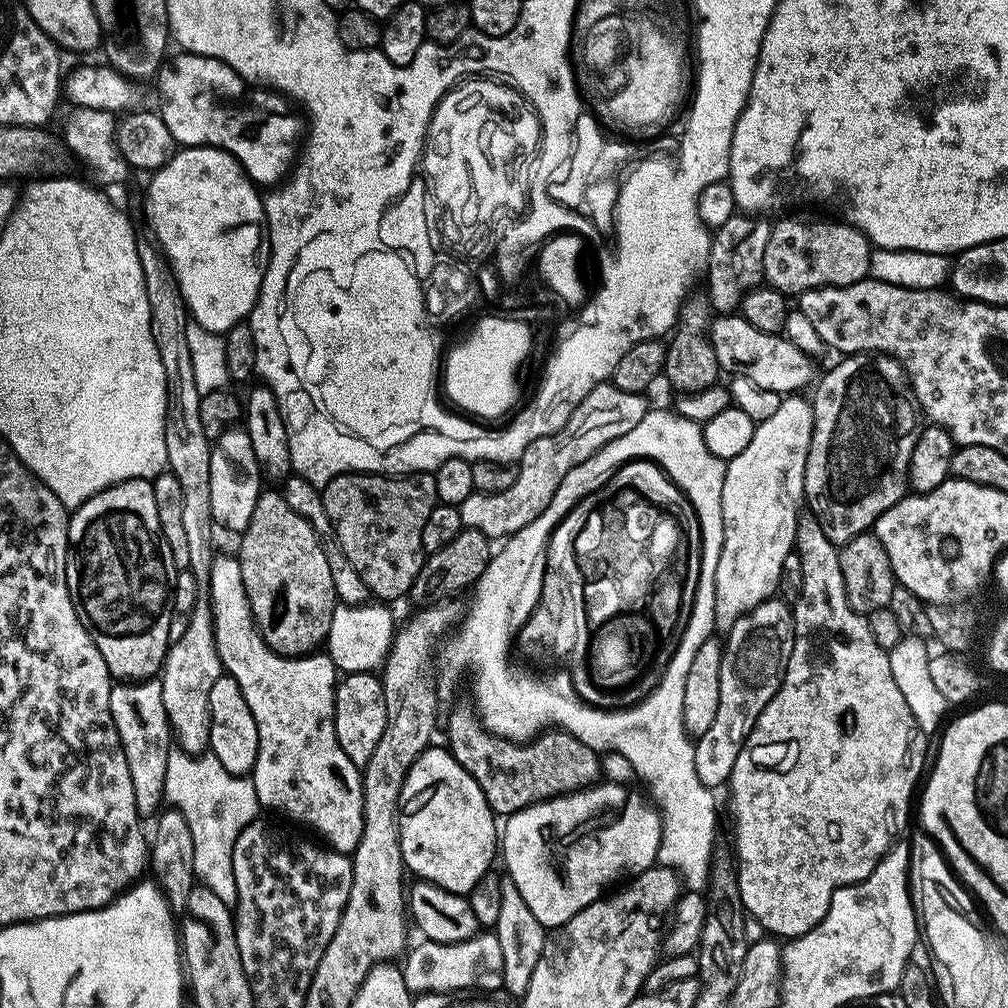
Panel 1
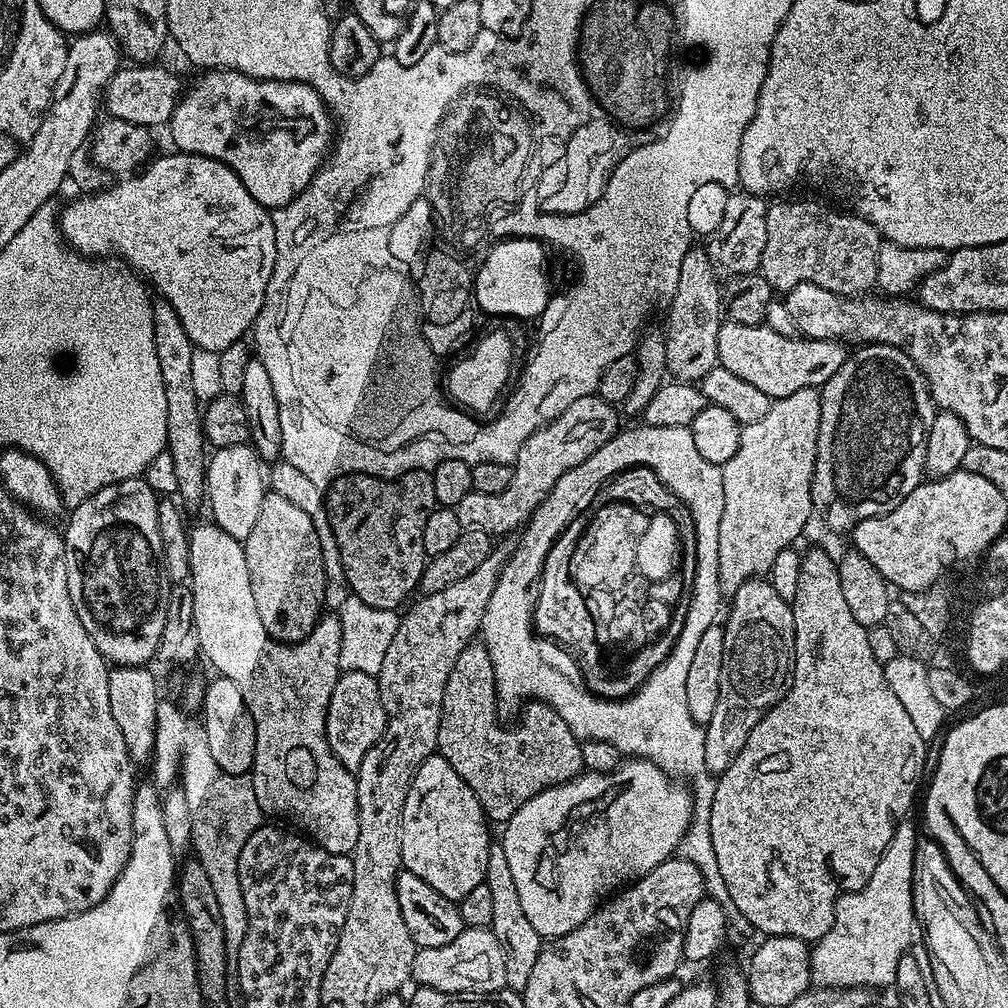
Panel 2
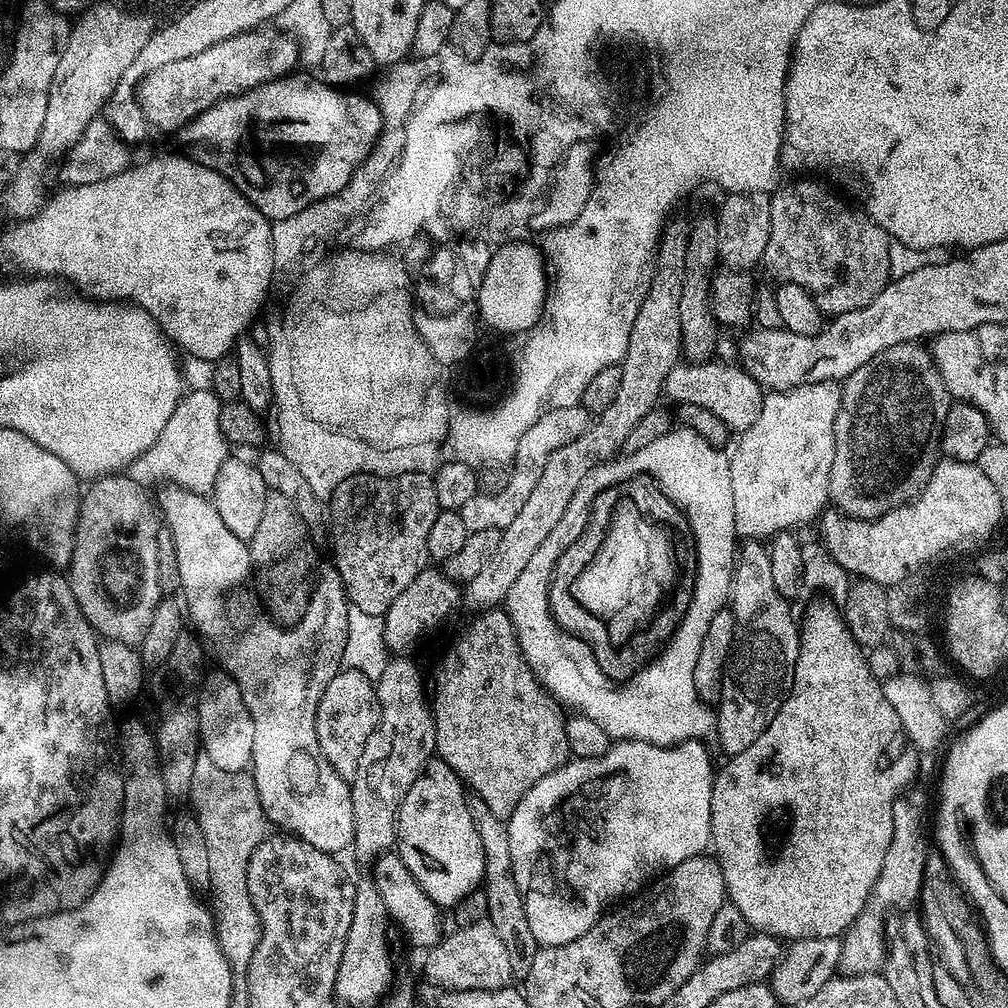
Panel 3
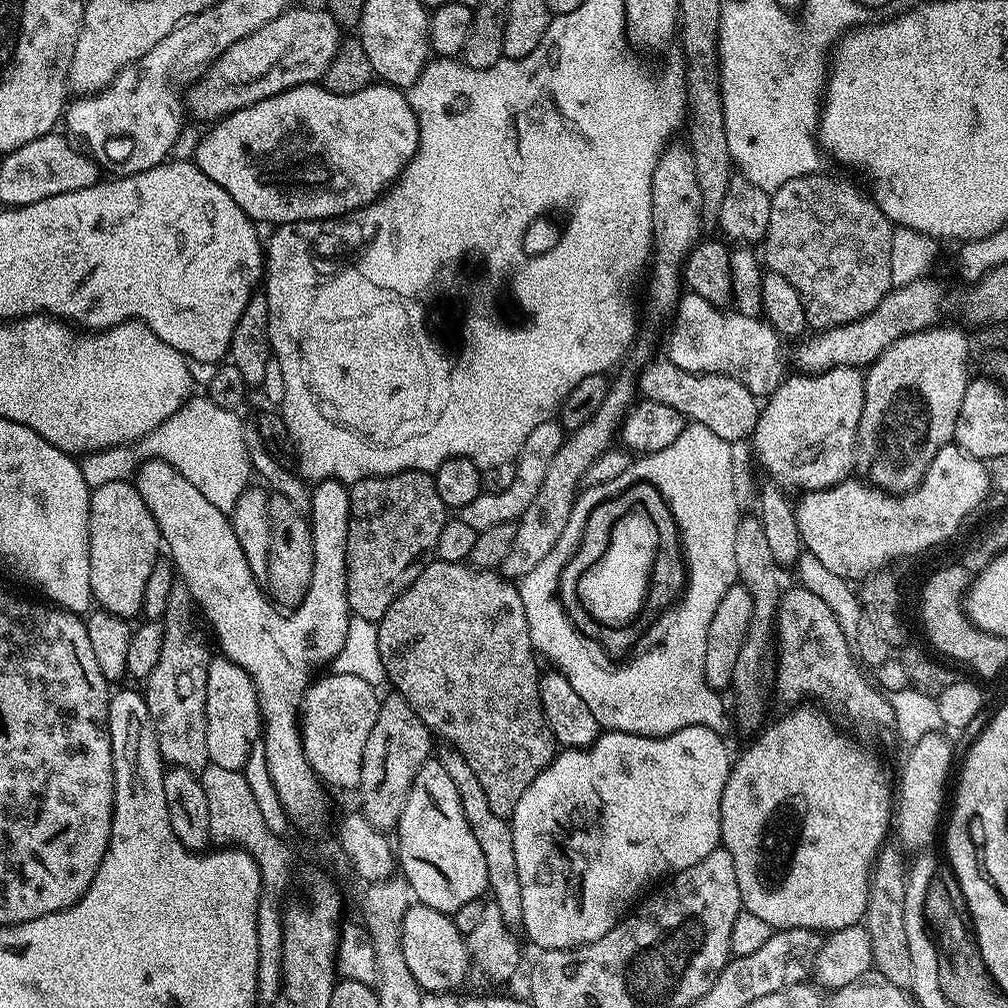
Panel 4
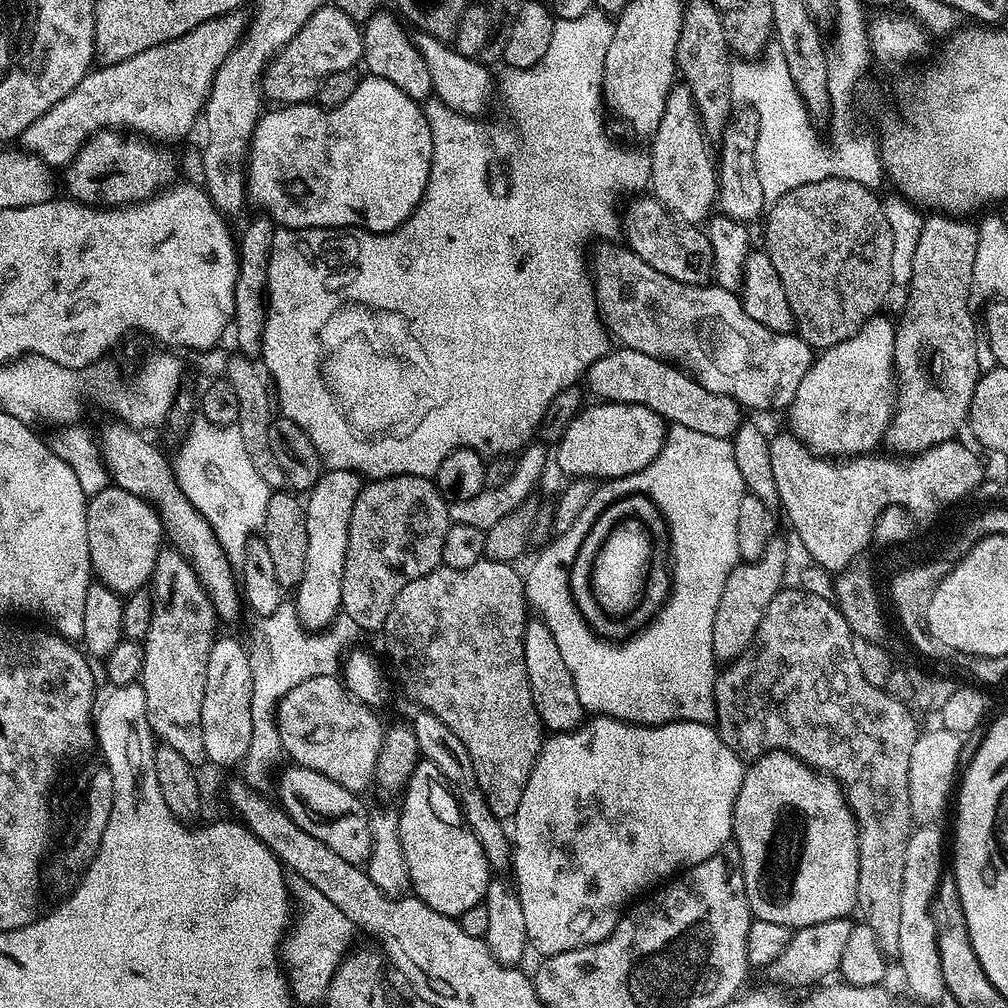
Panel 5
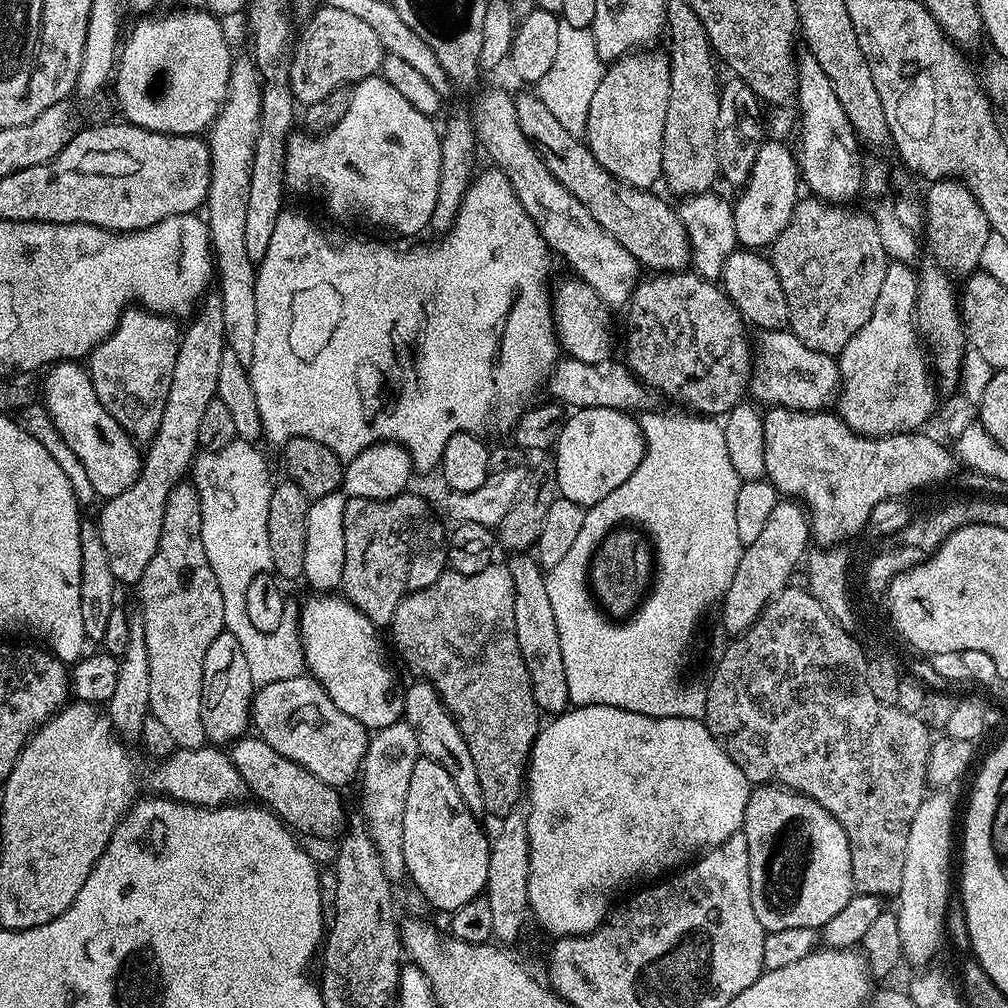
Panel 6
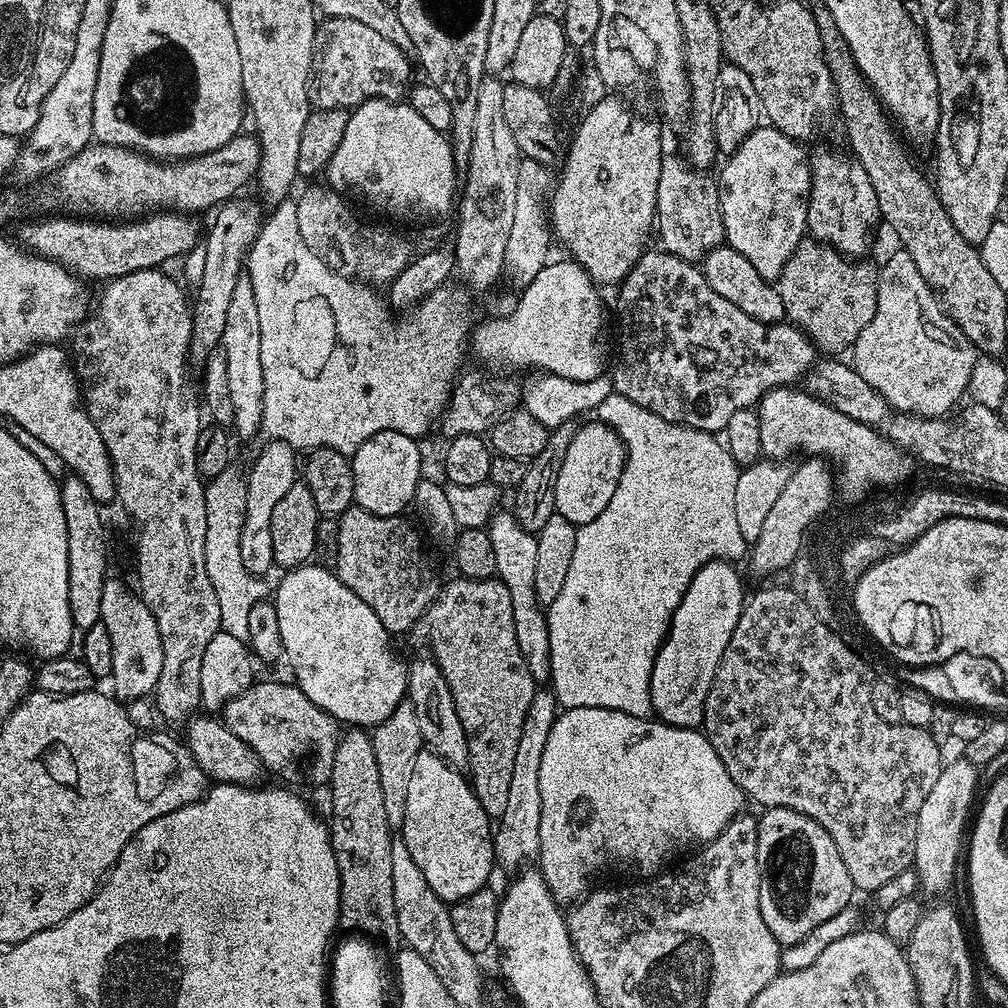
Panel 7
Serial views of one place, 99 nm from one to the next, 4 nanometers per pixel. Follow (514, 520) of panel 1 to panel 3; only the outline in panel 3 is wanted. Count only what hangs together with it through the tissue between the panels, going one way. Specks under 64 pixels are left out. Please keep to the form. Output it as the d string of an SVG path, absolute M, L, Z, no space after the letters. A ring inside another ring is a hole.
M583 406L549 408L544 412L542 418L538 418L538 422L534 422L534 426L530 426L530 430L526 430L526 434L522 434L518 442L516 459L510 464L511 476L506 490L493 496L477 494L474 498L470 498L470 502L466 502L466 506L460 508L460 517L462 522L466 522L468 531L477 532L495 528L502 530L510 526L510 522L518 518L518 510L522 510L526 498L530 498L530 493L534 491L534 486L538 486L542 478L542 470L546 470L546 462L550 462L550 454L562 450L562 446L566 446L567 443L574 442L585 432L589 423L590 413Z

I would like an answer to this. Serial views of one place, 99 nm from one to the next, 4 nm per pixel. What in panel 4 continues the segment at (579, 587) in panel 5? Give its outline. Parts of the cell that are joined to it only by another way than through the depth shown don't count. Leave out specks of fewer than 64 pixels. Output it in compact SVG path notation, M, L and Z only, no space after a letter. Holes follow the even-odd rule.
M635 484L630 486L624 492L620 493L609 503L599 504L596 509L590 514L590 518L586 522L586 530L584 531L583 538L580 539L578 550L570 558L570 562L564 568L564 573L560 579L560 601L564 604L564 609L567 610L569 618L574 621L576 629L582 634L586 634L592 640L597 640L598 643L604 648L605 652L615 654L615 652L628 652L631 653L637 647L636 637L638 636L637 629L630 629L629 631L608 631L604 628L596 628L596 624L592 620L588 620L588 616L584 616L584 612L576 612L575 602L575 584L577 576L588 564L592 562L595 556L600 555L601 549L604 548L604 536L607 533L607 523L610 522L611 513L624 512L625 508L633 505L637 499L641 499L641 503L645 508L649 508L652 517L658 522L660 527L660 538L662 543L662 558L659 559L659 565L654 566L654 586L651 589L651 598L647 602L646 620L651 622L656 619L666 608L665 602L660 600L668 600L666 602L675 602L680 599L684 585L686 583L686 565L684 563L684 553L680 543L680 532L676 529L676 523L672 517L672 511L668 509L668 504L662 498L662 494L656 489L653 484Z

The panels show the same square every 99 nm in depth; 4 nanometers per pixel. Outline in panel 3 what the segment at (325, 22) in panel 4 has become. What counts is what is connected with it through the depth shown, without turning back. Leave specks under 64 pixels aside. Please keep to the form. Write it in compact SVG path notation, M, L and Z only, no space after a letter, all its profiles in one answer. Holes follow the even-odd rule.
M251 30L248 32L242 32L238 36L231 36L230 38L223 40L222 43L214 45L210 50L202 50L202 54L194 54L194 58L182 58L178 62L168 62L158 68L152 68L151 71L149 71L149 76L144 80L144 85L142 85L140 88L140 96L138 95L139 106L144 111L144 118L148 121L149 125L156 127L157 124L157 126L160 127L164 132L172 132L175 130L175 128L176 131L183 129L184 125L191 122L195 116L202 114L210 106L214 106L219 102L219 100L223 100L224 97L238 96L242 92L248 92L252 88L257 88L263 84L268 84L271 82L271 80L279 80L289 75L289 73L295 69L292 67L294 67L296 64L296 47L298 48L297 41L288 34L279 34L280 36L275 36L275 34L272 32L266 34L260 31L264 30Z

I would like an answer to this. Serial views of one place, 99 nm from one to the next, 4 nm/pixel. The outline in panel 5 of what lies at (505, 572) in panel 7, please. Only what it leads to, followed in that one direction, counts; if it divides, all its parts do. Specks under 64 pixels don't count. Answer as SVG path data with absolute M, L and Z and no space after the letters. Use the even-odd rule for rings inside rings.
M539 618L529 619L524 631L524 657L526 658L526 678L530 682L530 694L534 694L534 710L538 710L538 718L544 723L549 733L572 732L585 723L586 713L582 701L578 699L578 690L574 687L574 674L566 667L566 661L562 659L562 653L554 642L554 634L550 634L550 626Z

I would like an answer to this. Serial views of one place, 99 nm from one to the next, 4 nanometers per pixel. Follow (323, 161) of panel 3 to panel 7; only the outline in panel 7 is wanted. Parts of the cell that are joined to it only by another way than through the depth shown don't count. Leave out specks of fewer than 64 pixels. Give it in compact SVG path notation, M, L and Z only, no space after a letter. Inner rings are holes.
M373 98L351 109L344 140L338 142L338 150L330 158L327 176L327 187L348 198L357 196L374 211L396 220L436 220L443 212L453 211L458 196L458 169L449 137L428 125L411 104L394 100Z

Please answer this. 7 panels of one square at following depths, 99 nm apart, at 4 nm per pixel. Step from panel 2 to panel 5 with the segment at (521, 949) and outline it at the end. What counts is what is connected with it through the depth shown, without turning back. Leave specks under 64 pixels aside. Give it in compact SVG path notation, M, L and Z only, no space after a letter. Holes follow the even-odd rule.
M423 710L415 714L417 716L410 720L410 727L414 730L414 736L418 738L421 757L438 766L438 770L444 776L444 783L451 788L460 807L464 809L464 820L474 838L478 838L488 859L489 869L493 873L504 874L504 871L509 871L512 863L514 845L505 821L498 819L494 810L486 806L486 794L482 794L482 786L478 786L478 774L474 774L474 762L470 762L470 753L467 752L466 746L462 746L458 734L454 734L454 730L450 730L450 726L442 722L442 718Z

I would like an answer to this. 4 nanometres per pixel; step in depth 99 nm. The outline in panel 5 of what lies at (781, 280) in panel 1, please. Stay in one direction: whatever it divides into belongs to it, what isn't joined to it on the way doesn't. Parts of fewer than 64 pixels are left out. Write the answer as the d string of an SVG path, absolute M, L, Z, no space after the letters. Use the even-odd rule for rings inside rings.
M823 179L821 182L806 183L790 190L782 198L773 201L769 207L764 224L764 240L770 262L774 262L774 270L778 270L778 278L782 278L782 287L786 290L786 298L790 298L790 310L794 310L796 319L795 331L814 350L823 350L830 346L838 346L838 342L846 342L846 338L854 338L858 330L871 316L877 315L888 296L888 291L894 288L891 278L891 258L893 257L893 239L890 232L890 223L883 212L883 201L877 198L875 191L862 186L861 183L851 182L850 179Z

